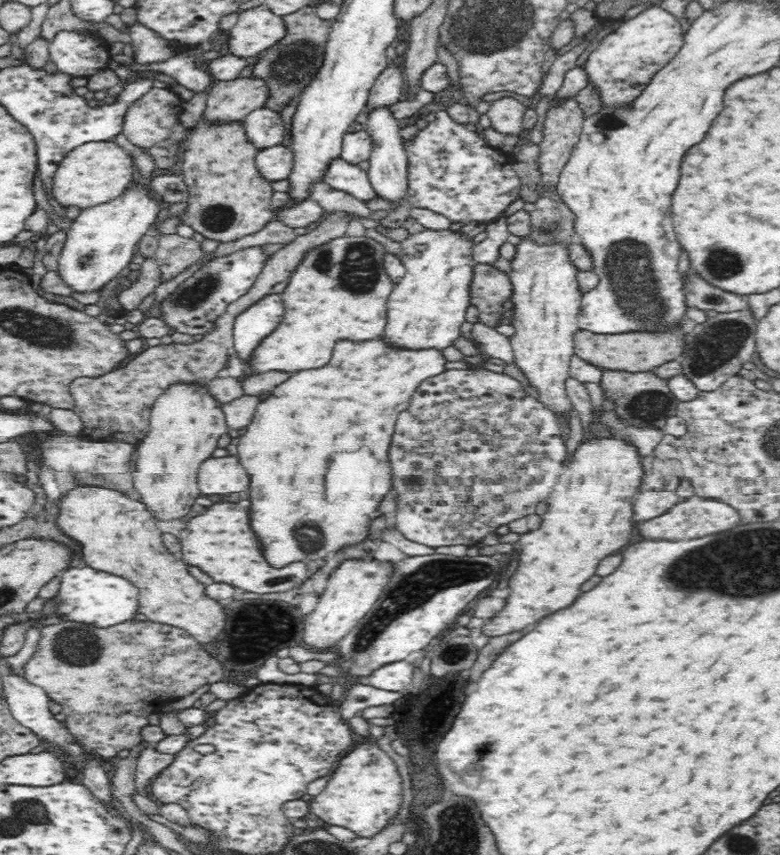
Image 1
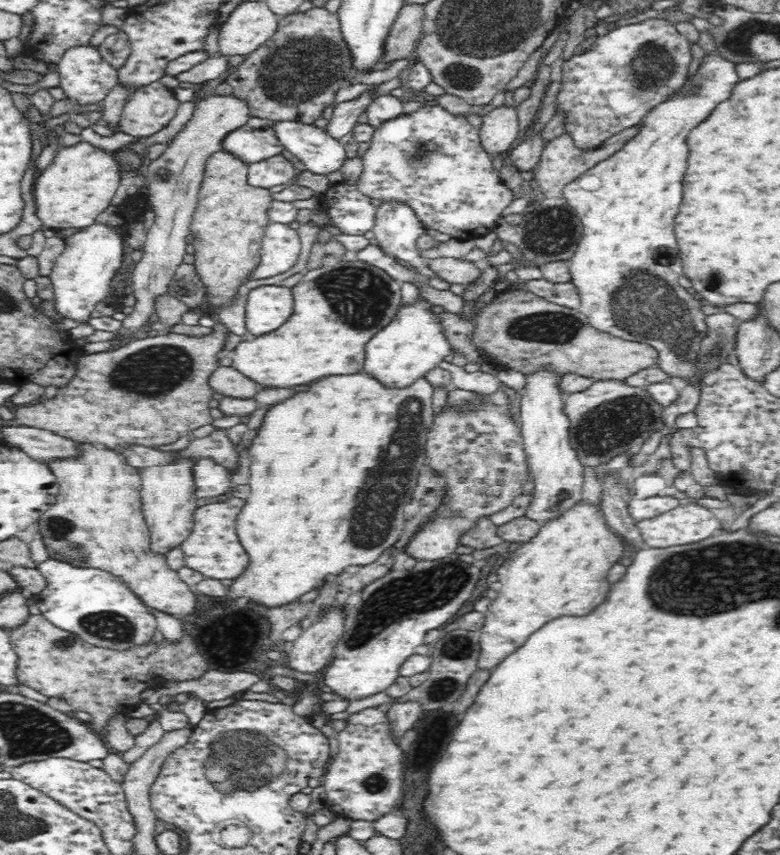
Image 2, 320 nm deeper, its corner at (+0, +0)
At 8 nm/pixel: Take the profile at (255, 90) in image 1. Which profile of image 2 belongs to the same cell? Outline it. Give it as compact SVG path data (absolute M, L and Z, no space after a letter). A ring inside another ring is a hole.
M232 94L210 95L196 102L190 120L167 142L168 148L165 152L156 160L146 162L147 189L151 209L154 211L154 225L146 230L144 254L132 272L134 311L122 321L122 326L117 331L118 343L130 340L132 334L147 326L151 314L154 313L153 298L168 292L170 280L190 251L186 236L191 234L207 156L222 150L222 142L226 136L242 128L251 117L246 99Z

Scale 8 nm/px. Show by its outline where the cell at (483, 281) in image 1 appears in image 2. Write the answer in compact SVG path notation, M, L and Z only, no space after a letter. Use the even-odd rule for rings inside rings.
M438 258L428 260L427 264L442 280L450 284L468 286L468 284L474 284L482 276L480 265L465 259Z

